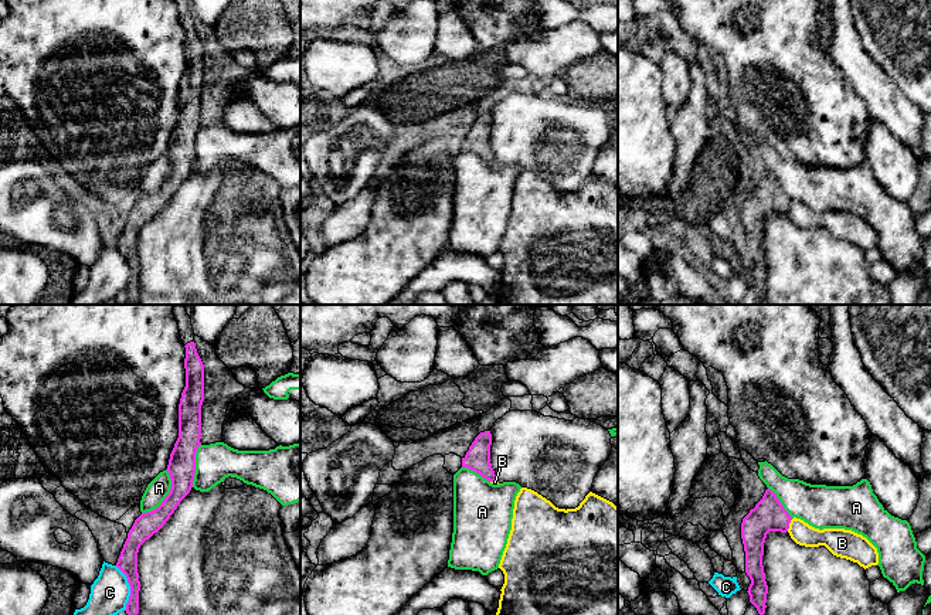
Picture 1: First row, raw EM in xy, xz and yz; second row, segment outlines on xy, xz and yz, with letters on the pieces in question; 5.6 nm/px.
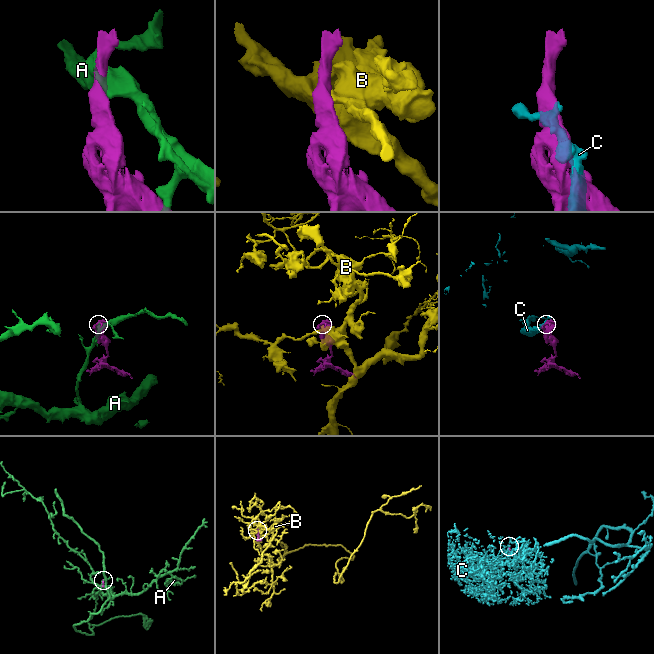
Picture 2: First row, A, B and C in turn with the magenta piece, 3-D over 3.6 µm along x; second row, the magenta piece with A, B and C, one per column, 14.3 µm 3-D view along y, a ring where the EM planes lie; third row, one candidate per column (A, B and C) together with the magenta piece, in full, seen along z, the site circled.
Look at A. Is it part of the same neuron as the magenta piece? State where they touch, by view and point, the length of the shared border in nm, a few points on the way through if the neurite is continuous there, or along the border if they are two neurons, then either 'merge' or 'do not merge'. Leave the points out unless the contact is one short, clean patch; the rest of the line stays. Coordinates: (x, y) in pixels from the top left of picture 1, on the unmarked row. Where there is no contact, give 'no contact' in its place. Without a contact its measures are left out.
contact xy (166, 179); length 300 nm; do not merge

